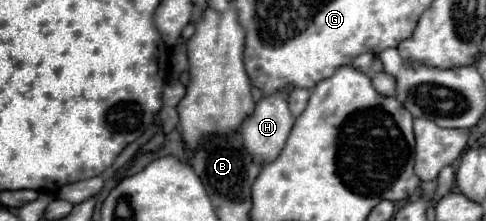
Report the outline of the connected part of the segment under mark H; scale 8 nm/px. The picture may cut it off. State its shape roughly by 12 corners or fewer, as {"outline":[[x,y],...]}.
{"outline":[[280,91],[264,95],[242,121],[258,163],[284,149],[294,117]]}

